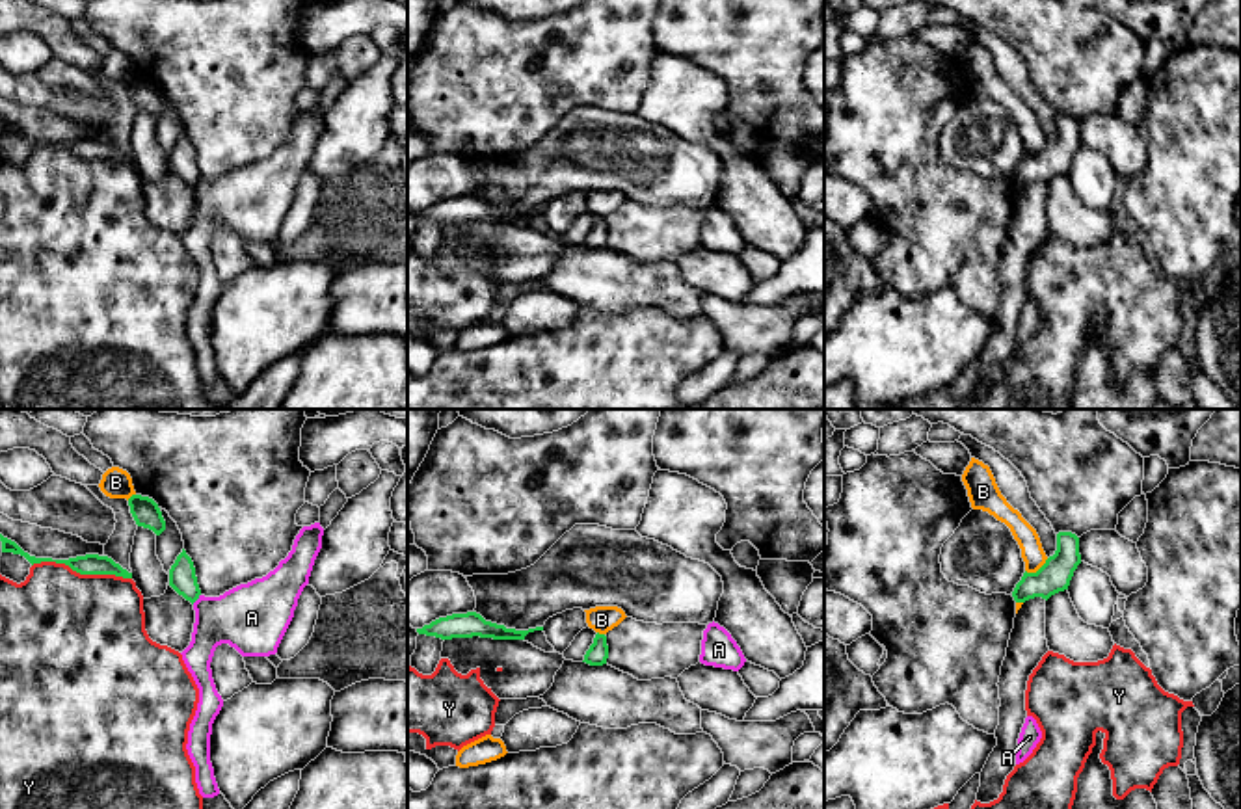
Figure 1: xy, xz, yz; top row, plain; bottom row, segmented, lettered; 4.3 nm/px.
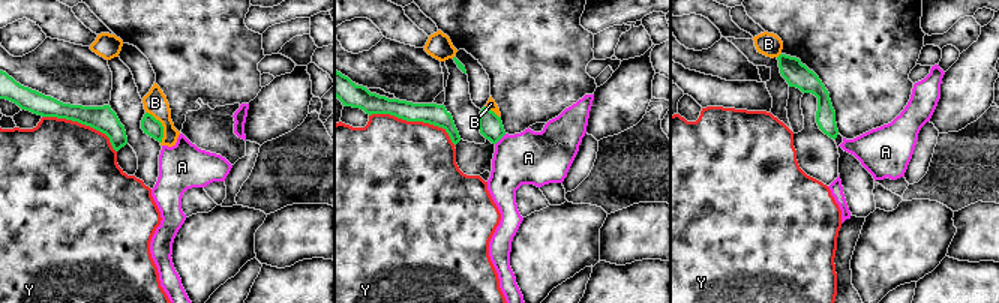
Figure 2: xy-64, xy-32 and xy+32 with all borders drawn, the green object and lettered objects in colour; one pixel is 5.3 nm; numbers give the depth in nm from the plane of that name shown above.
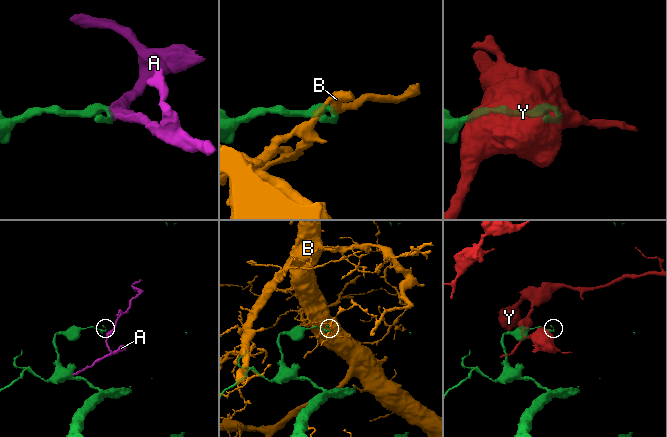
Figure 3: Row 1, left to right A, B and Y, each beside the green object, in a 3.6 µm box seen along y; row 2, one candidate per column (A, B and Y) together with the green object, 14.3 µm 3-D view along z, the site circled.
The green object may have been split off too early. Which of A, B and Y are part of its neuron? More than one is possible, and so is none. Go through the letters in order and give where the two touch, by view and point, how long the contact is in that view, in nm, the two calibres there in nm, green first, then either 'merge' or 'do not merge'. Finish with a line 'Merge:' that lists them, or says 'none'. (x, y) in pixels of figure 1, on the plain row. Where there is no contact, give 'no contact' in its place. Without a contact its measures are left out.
A: contact xy (196, 183); length 60 nm; calibres 120 and 300 nm; do not merge
B: contact yz (1039, 153); length 120 nm; calibres 140 and 100 nm; do not merge
Y: contact xy (82, 157); length 440 nm; calibres 100 and 500 nm; do not merge
Merge: none

